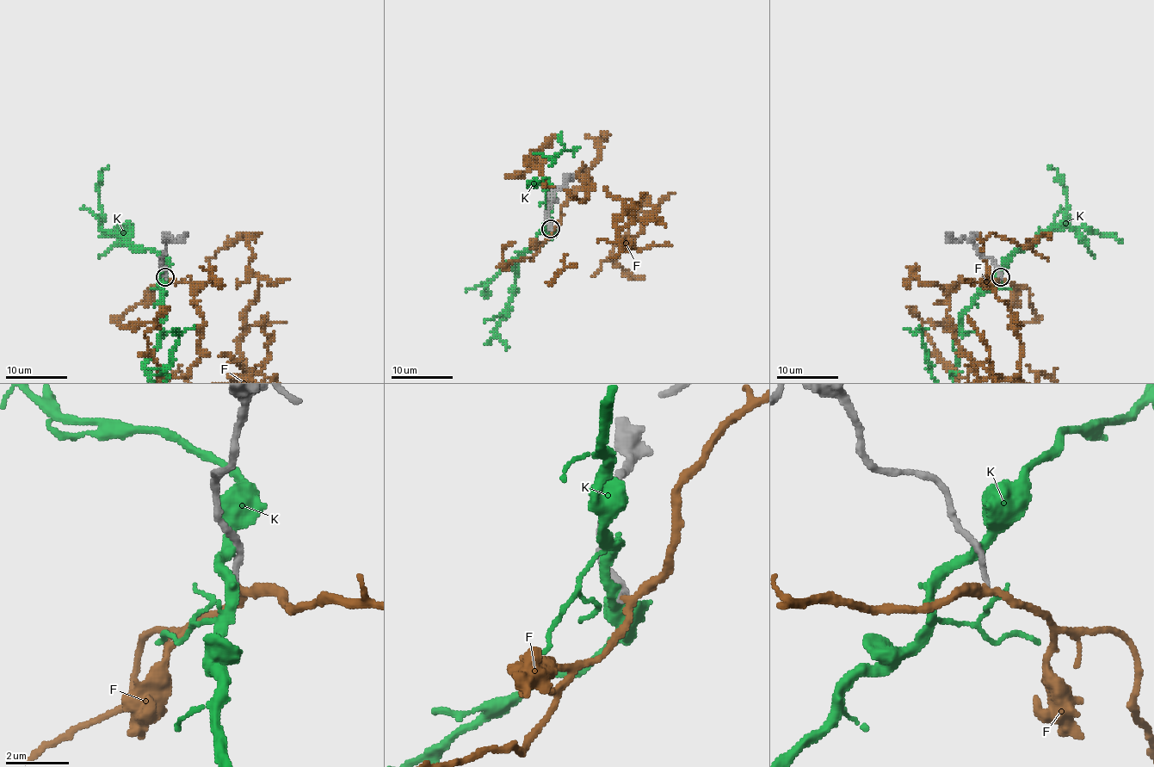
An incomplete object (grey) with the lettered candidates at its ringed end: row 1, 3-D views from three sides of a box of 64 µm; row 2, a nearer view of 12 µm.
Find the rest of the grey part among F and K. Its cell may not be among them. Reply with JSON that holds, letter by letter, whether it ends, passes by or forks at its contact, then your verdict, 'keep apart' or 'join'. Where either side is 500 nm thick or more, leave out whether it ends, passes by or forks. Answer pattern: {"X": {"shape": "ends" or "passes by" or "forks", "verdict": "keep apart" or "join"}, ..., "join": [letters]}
{"F": {"shape": "passes by", "verdict": "join"}, "K": {"shape": "passes by", "verdict": "keep apart"}, "join": ["F"]}

